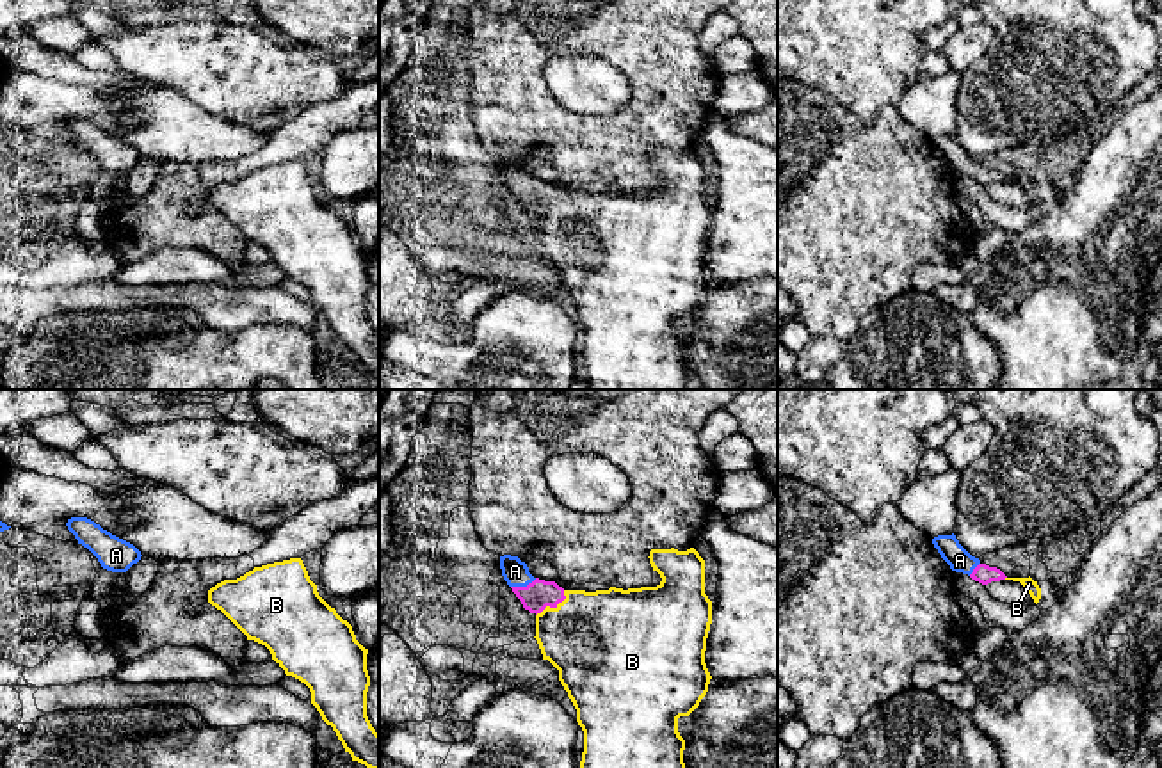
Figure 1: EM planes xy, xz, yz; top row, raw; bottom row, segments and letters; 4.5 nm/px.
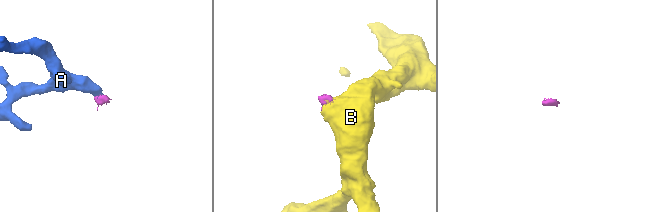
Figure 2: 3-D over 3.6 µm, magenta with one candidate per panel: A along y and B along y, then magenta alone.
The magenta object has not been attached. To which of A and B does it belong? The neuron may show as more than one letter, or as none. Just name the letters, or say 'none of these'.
A, B

